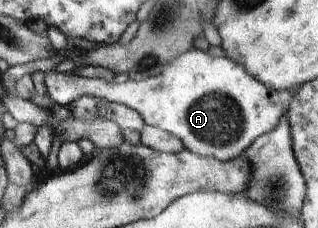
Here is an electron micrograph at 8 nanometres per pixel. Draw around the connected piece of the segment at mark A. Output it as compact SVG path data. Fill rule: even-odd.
M192 48L172 60L159 75L146 80L118 83L102 78L78 77L55 69L44 72L50 98L67 106L83 96L106 99L136 109L146 125L166 130L198 156L214 156L228 162L236 160L259 138L274 130L286 112L279 92L262 84L241 64L228 57L214 57Z

